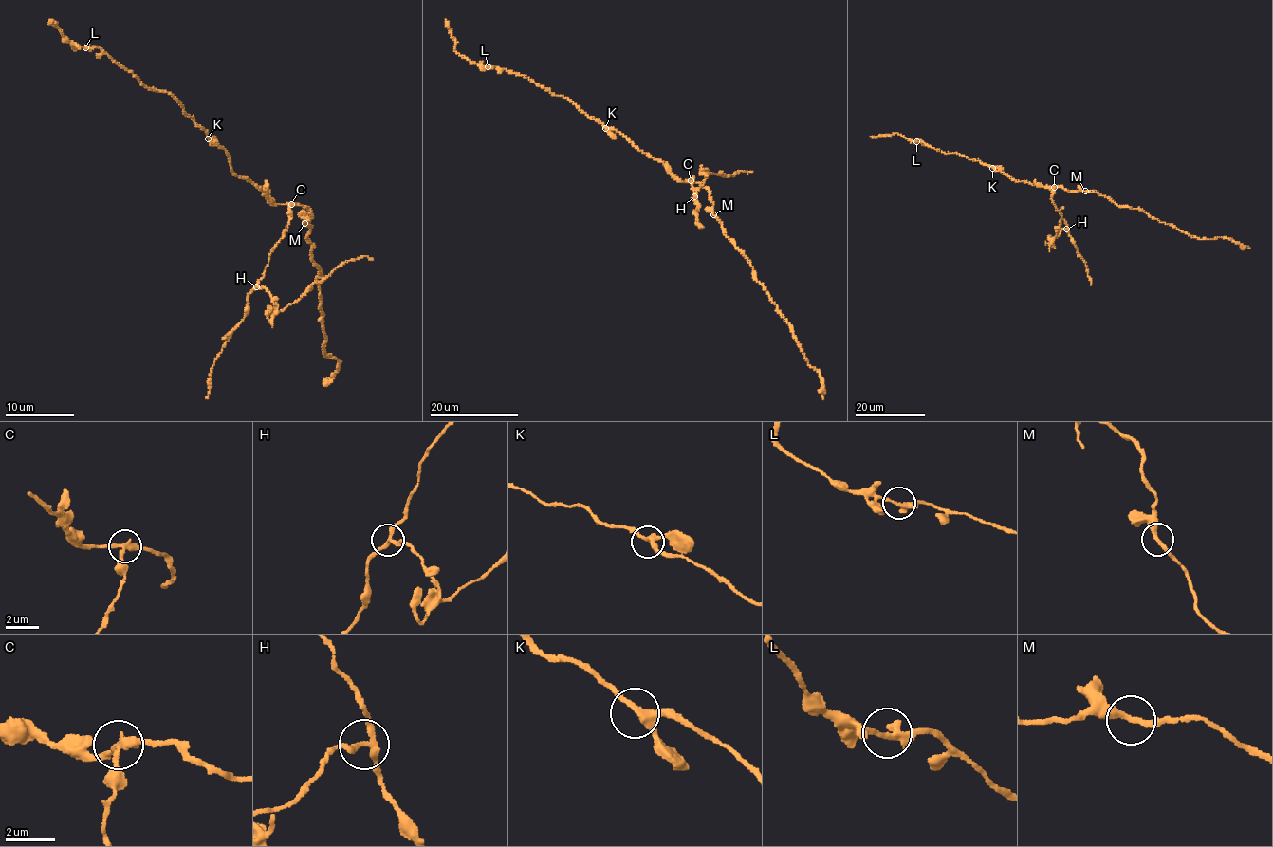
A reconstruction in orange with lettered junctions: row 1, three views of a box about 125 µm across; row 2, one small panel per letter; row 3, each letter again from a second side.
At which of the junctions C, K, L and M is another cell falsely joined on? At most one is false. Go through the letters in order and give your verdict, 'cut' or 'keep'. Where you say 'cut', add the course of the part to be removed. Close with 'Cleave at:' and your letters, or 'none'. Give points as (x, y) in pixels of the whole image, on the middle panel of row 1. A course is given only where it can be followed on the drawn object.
C: cut | (691, 180), (693, 176), (695, 196), (705, 178), (705, 173), (728, 176), (736, 172), (753, 172)
K: keep
L: keep
M: keep
Cleave at: C

